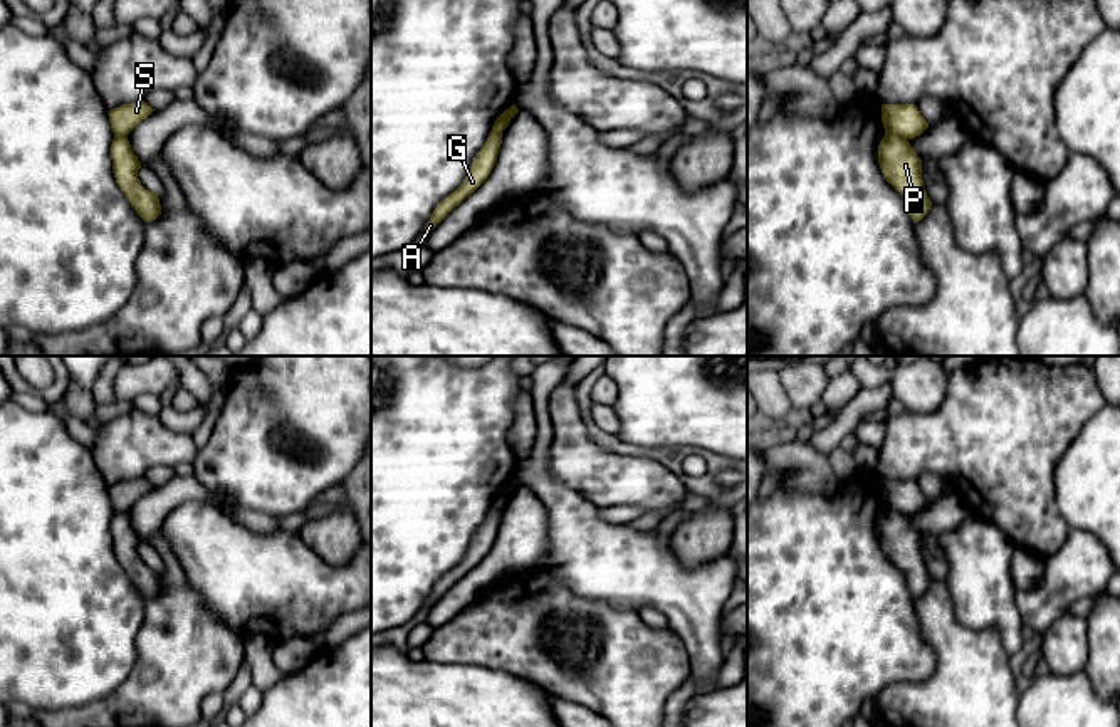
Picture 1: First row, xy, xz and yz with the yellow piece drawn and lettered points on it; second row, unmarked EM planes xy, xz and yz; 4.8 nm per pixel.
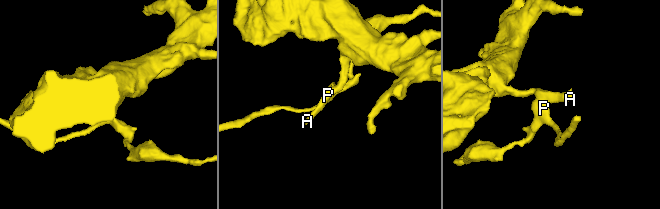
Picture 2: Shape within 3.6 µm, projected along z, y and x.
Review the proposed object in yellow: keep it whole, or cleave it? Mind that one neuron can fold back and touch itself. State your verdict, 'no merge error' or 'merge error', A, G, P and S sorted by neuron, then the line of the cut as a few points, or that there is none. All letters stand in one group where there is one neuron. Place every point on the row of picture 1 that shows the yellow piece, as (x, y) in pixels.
merge error; groups A G S / P; cut yz (885, 131), (905, 140)

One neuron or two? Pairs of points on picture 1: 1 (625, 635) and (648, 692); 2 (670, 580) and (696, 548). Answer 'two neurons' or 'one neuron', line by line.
1: one neuron
2: two neurons

